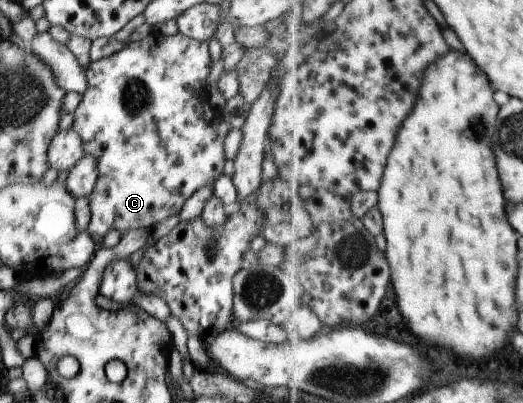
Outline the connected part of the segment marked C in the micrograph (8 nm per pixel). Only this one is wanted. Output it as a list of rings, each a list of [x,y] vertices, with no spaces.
[[[154,31],[140,41],[128,43],[121,51],[92,62],[88,69],[85,69],[88,89],[81,95],[82,99],[73,111],[71,128],[82,139],[85,155],[92,155],[96,159],[96,167],[98,167],[96,185],[88,196],[90,223],[87,232],[95,244],[102,241],[110,230],[118,230],[123,234],[130,229],[147,228],[151,230],[154,227],[159,227],[159,223],[162,223],[164,219],[179,215],[186,199],[191,197],[200,187],[212,185],[223,174],[224,162],[227,160],[224,151],[224,139],[232,127],[223,117],[222,109],[212,107],[210,104],[210,91],[207,90],[206,79],[213,63],[208,53],[208,44],[207,41],[194,41],[194,39],[182,35],[180,32],[172,36],[164,36]]]

